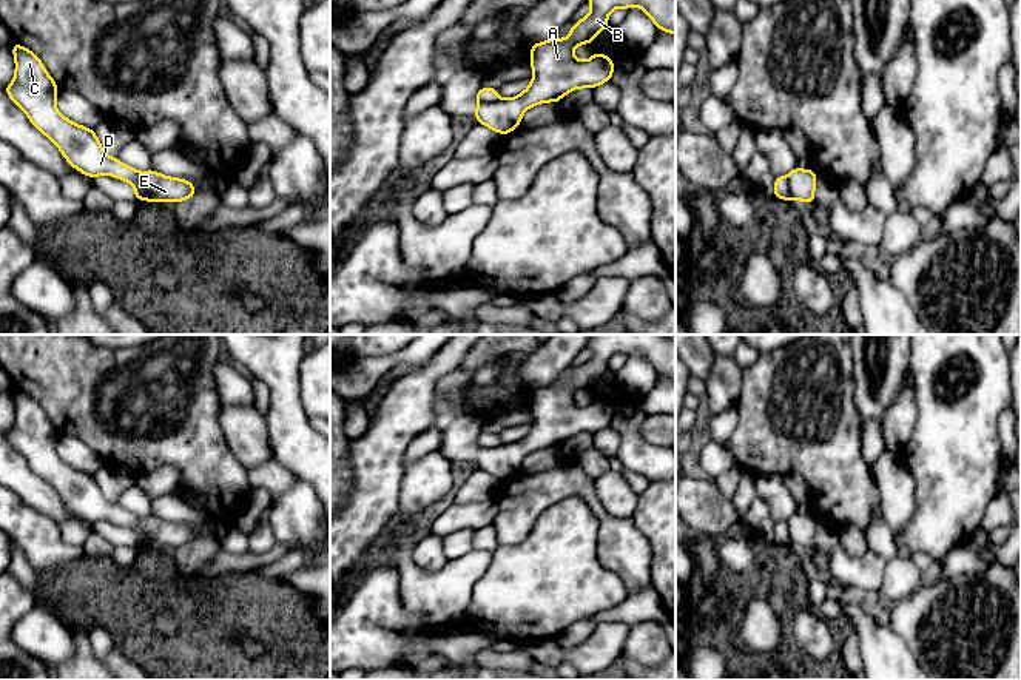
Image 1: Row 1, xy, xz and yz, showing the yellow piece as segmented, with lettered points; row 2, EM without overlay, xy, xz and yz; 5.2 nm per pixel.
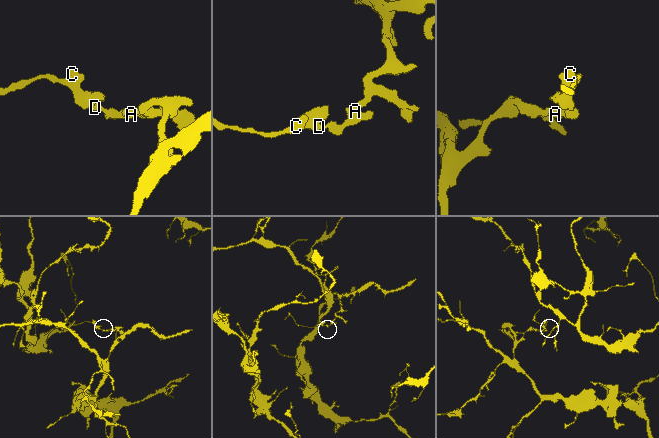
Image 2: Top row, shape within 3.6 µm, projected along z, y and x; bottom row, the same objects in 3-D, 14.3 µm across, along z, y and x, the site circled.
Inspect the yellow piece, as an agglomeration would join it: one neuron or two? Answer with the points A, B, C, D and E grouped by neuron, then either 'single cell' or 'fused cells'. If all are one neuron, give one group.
A B E / C D | fused cells

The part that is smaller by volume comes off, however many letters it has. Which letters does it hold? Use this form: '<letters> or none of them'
C, D

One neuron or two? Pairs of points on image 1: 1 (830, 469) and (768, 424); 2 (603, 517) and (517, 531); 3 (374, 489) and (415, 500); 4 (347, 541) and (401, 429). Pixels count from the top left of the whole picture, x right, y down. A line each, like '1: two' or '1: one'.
1: one
2: one
3: two
4: one

